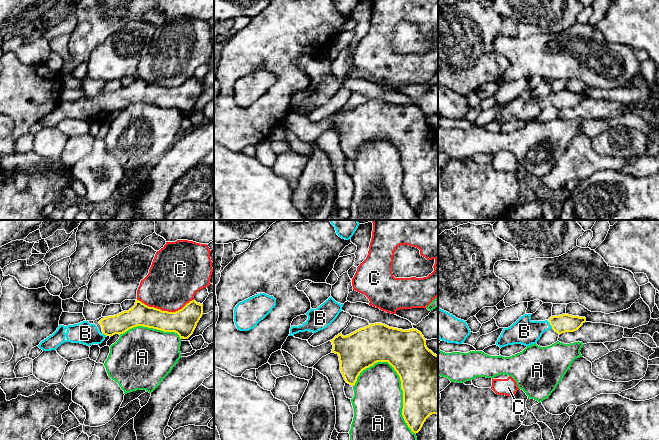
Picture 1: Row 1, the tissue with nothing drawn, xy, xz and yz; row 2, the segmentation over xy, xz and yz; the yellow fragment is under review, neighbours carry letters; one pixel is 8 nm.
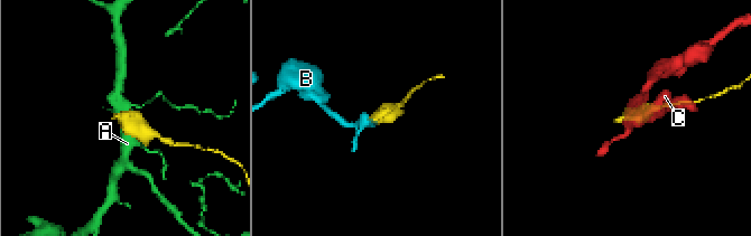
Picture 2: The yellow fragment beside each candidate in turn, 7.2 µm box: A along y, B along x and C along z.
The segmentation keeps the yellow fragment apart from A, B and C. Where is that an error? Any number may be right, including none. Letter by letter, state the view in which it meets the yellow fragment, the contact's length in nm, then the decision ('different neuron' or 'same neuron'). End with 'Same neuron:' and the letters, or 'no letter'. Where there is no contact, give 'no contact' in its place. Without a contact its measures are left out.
A: contact in xz; length 650 nm; different neuron
B: contact in yz; length 70 nm; same neuron
C: contact in xy; length 460 nm; different neuron
Same neuron: B

